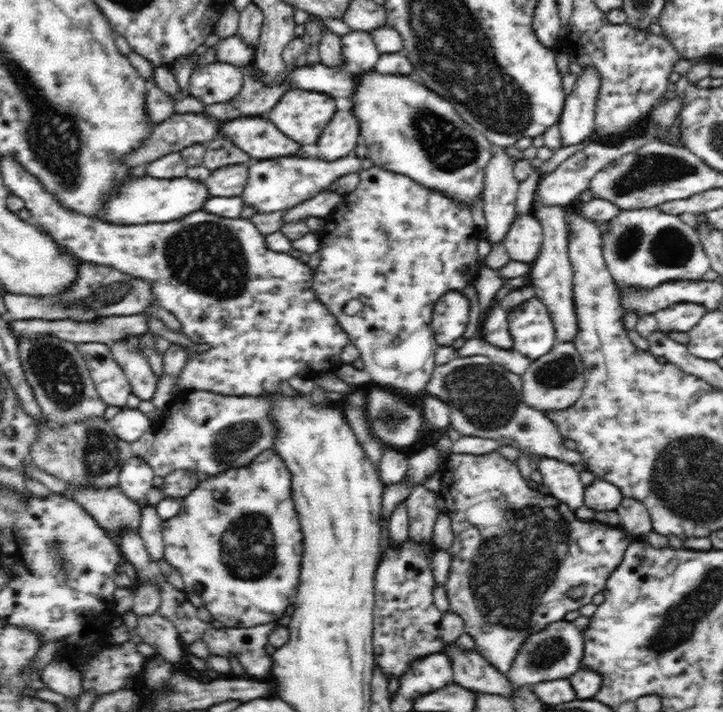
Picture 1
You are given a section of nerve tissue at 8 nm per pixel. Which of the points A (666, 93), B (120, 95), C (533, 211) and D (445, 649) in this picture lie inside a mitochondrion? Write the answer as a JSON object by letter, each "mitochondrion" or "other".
{"A":"other","B":"other","C":"other","D":"other"}

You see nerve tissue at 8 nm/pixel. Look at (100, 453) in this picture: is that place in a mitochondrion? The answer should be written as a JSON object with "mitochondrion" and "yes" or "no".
{"mitochondrion":"yes"}

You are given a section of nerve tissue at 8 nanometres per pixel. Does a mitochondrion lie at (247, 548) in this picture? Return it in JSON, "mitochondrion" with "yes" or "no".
{"mitochondrion":"yes"}

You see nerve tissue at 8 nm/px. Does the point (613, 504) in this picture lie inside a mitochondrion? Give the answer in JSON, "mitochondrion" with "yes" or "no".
{"mitochondrion":"no"}

